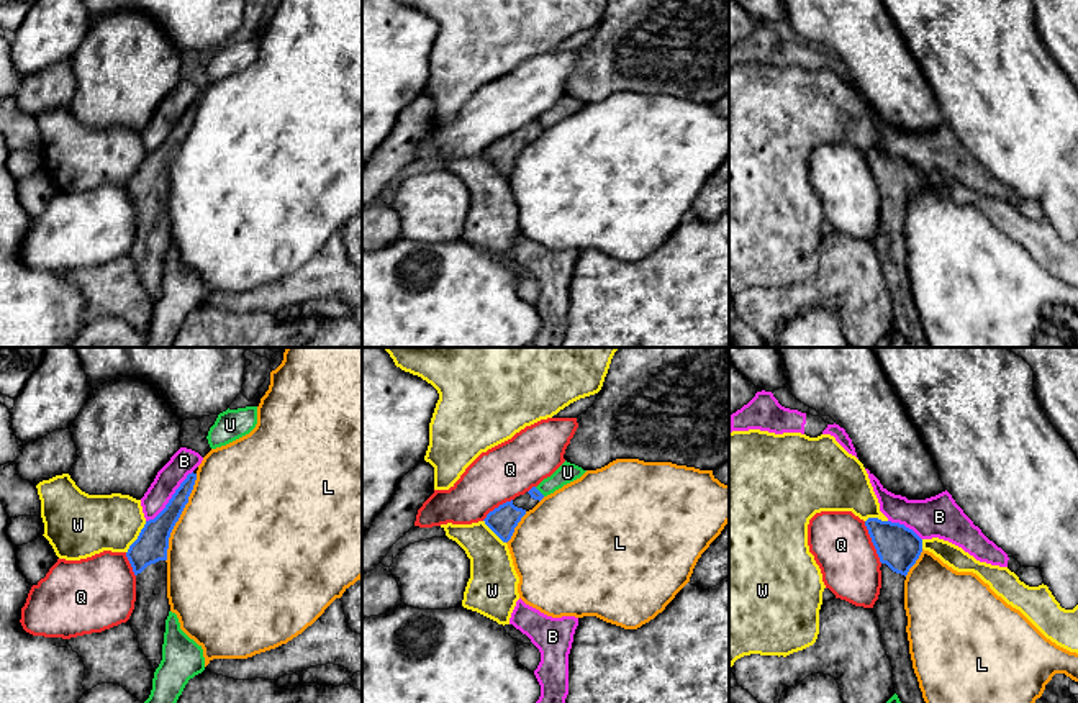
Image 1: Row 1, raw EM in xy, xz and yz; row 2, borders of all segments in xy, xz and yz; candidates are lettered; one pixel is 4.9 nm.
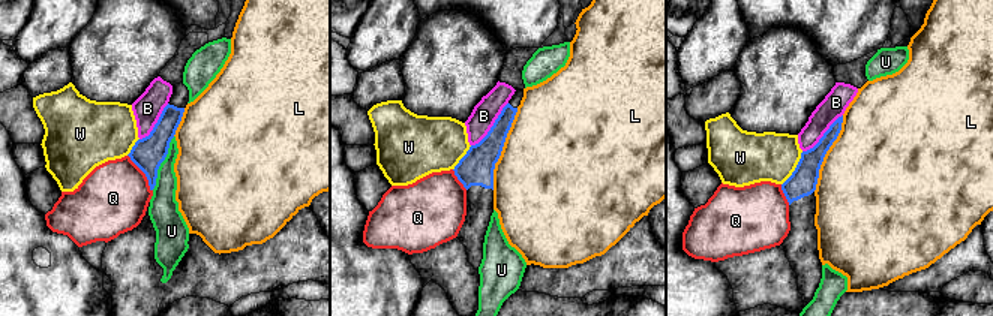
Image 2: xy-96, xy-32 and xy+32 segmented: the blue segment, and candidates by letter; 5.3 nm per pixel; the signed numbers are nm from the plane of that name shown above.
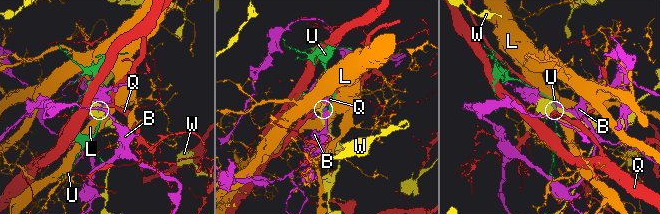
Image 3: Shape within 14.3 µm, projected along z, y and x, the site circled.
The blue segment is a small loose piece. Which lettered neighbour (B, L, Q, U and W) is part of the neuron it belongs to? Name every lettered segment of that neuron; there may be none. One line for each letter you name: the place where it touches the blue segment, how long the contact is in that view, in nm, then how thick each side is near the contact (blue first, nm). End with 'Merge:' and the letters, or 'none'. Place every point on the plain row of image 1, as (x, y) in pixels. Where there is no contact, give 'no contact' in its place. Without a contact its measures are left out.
Merge: none

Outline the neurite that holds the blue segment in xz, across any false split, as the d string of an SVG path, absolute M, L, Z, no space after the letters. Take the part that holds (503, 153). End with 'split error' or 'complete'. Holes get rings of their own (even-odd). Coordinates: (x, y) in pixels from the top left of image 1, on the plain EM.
M532 120L524 128L519 128L490 144L483 154L503 175L508 175L521 151L542 131L544 128Z; split error

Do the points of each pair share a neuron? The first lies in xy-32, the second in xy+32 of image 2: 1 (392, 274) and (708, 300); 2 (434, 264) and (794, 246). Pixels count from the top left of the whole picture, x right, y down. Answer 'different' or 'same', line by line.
1: same
2: different

